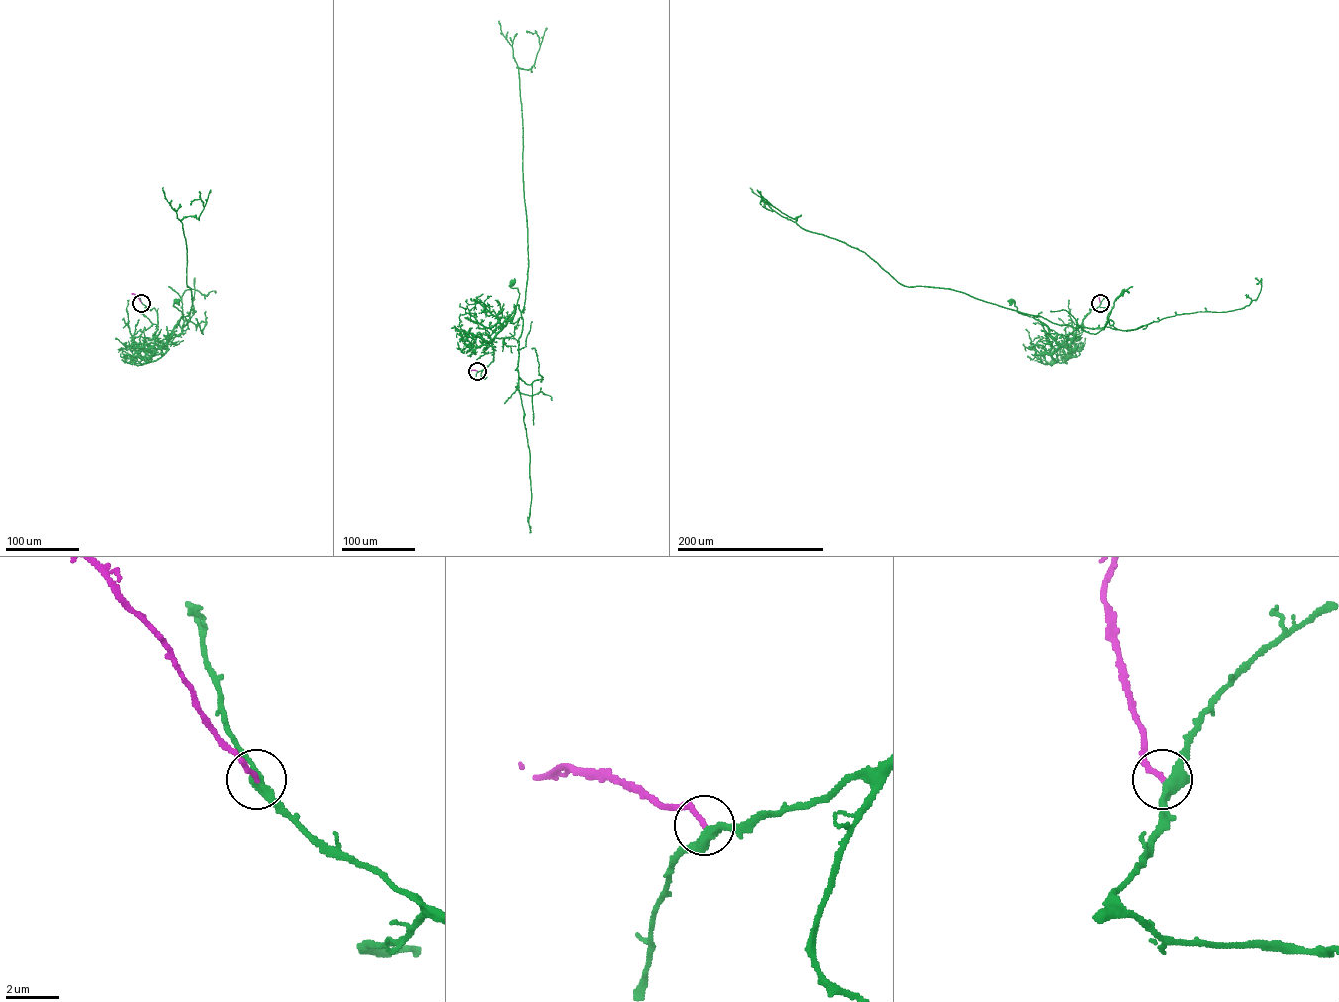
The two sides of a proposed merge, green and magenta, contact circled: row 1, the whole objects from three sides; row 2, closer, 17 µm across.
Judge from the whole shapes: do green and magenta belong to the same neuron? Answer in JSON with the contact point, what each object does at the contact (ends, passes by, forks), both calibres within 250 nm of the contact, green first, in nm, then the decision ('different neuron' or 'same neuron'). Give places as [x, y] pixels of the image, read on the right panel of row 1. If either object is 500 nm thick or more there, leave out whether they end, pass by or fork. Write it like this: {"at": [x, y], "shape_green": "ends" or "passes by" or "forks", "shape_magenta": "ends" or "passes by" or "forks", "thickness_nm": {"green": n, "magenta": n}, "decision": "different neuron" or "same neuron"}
{"at": [1100, 303], "shape_green": "passes by", "shape_magenta": "ends", "thickness_nm": {"green": 380, "magenta": 180}, "decision": "same neuron"}

